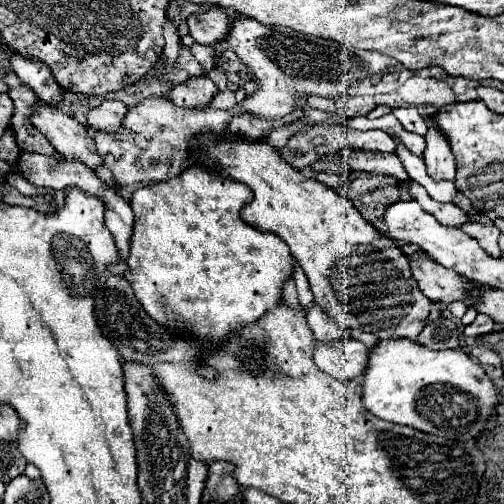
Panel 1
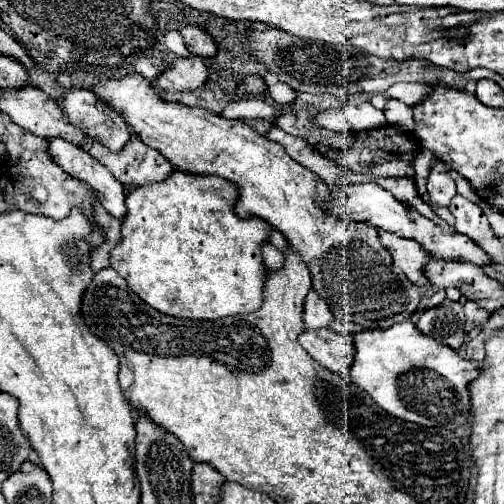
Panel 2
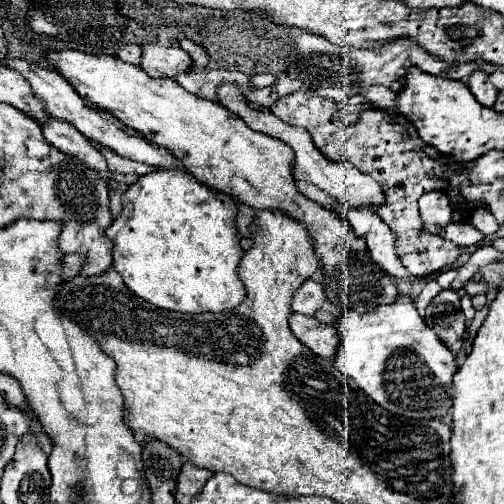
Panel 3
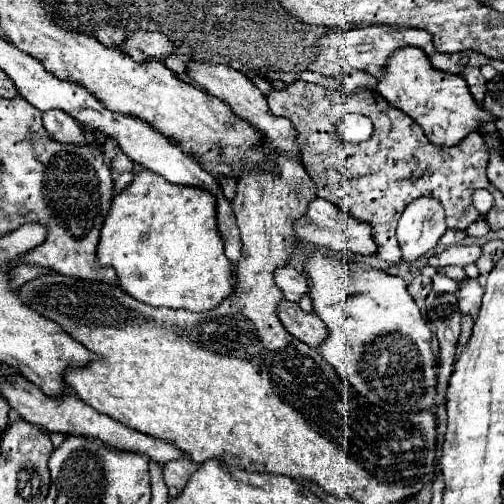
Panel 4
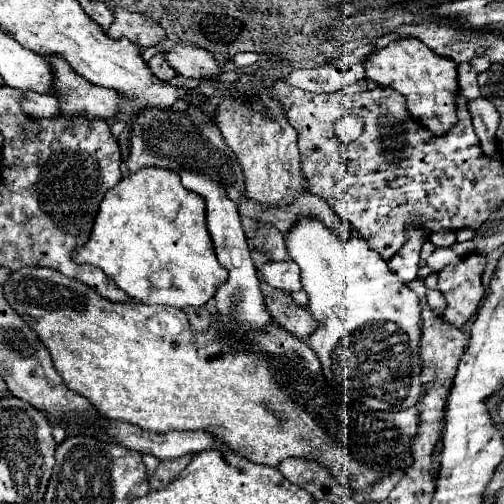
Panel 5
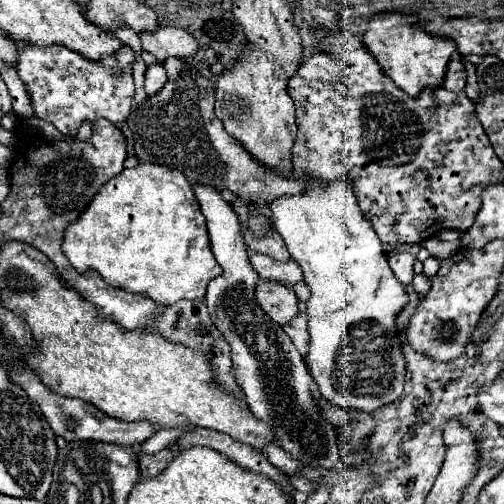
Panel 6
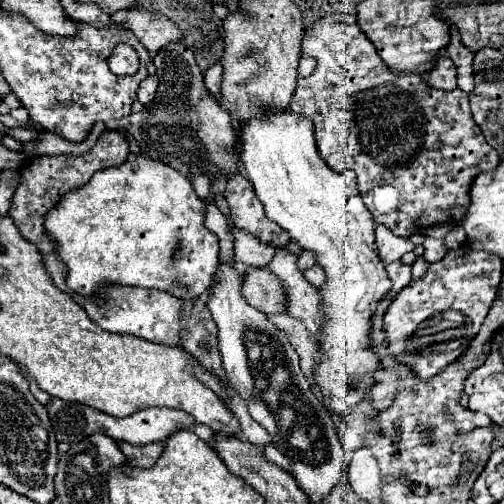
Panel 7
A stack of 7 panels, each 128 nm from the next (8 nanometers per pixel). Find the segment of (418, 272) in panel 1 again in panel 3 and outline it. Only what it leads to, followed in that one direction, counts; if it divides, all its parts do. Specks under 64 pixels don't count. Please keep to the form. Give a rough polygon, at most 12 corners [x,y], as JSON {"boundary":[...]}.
{"boundary":[[328,210],[344,216],[366,240],[366,252],[388,276],[410,276],[396,256],[396,236],[370,210]]}

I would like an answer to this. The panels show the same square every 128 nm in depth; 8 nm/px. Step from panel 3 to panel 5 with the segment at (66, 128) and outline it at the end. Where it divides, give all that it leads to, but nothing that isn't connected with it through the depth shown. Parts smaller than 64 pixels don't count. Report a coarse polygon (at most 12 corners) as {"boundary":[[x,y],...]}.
{"boundary":[[22,92],[20,106],[28,116],[56,118],[56,98]]}

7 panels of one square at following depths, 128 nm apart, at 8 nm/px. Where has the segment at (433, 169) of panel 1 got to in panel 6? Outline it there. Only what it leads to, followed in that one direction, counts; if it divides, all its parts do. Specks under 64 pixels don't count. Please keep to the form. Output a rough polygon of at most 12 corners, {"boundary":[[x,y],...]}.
{"boundary":[[390,258],[390,268],[404,286],[414,278],[414,258]]}

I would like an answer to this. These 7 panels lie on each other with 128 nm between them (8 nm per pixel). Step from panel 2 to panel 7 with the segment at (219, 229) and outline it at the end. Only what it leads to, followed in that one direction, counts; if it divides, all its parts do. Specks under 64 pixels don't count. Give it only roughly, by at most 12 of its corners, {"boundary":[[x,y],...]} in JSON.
{"boundary":[[138,156],[48,212],[68,288],[188,300],[218,238],[186,176]]}

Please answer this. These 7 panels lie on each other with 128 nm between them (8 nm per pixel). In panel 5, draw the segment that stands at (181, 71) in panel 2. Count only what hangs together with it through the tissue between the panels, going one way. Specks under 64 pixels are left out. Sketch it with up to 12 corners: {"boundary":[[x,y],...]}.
{"boundary":[[110,8],[110,38],[128,38],[140,48],[166,38],[158,22],[126,8]]}

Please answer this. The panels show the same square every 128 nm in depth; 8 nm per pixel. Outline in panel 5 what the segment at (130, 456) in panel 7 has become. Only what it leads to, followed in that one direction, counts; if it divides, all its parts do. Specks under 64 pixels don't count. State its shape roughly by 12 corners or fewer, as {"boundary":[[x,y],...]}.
{"boundary":[[192,456],[160,460],[148,478],[150,488],[158,490],[184,470]]}

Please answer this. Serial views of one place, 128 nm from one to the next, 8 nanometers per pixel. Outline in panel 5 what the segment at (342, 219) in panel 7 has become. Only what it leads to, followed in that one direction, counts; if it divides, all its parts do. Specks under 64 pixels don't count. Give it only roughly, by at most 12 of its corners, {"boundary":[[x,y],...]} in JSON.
{"boundary":[[300,216],[324,378],[372,410],[424,394],[420,304],[356,230]]}

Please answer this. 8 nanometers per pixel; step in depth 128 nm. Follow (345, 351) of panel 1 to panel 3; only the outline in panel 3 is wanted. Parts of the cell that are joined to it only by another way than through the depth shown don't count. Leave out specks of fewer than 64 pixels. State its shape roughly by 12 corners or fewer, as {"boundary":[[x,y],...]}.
{"boundary":[[290,316],[290,330],[332,360],[340,334],[312,316]]}

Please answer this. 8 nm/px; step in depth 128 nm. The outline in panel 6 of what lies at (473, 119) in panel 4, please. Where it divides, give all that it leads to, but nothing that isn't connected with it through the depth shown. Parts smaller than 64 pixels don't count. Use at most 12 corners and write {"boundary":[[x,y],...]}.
{"boundary":[[378,12],[364,46],[410,96],[440,86],[454,40]]}

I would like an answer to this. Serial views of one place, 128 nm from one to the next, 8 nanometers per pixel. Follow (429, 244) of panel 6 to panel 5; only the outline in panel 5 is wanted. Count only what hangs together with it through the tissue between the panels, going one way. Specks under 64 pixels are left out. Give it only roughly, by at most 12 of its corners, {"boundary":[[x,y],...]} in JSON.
{"boundary":[[452,246],[435,249],[426,264],[439,270],[456,265],[460,257]]}

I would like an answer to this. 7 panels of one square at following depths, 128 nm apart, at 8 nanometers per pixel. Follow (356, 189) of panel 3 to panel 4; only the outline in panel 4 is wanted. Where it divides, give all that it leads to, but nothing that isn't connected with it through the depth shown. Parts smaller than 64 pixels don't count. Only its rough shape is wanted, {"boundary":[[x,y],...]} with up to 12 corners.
{"boundary":[[188,62],[188,76],[258,128],[286,156],[298,156],[292,124],[226,64]]}

